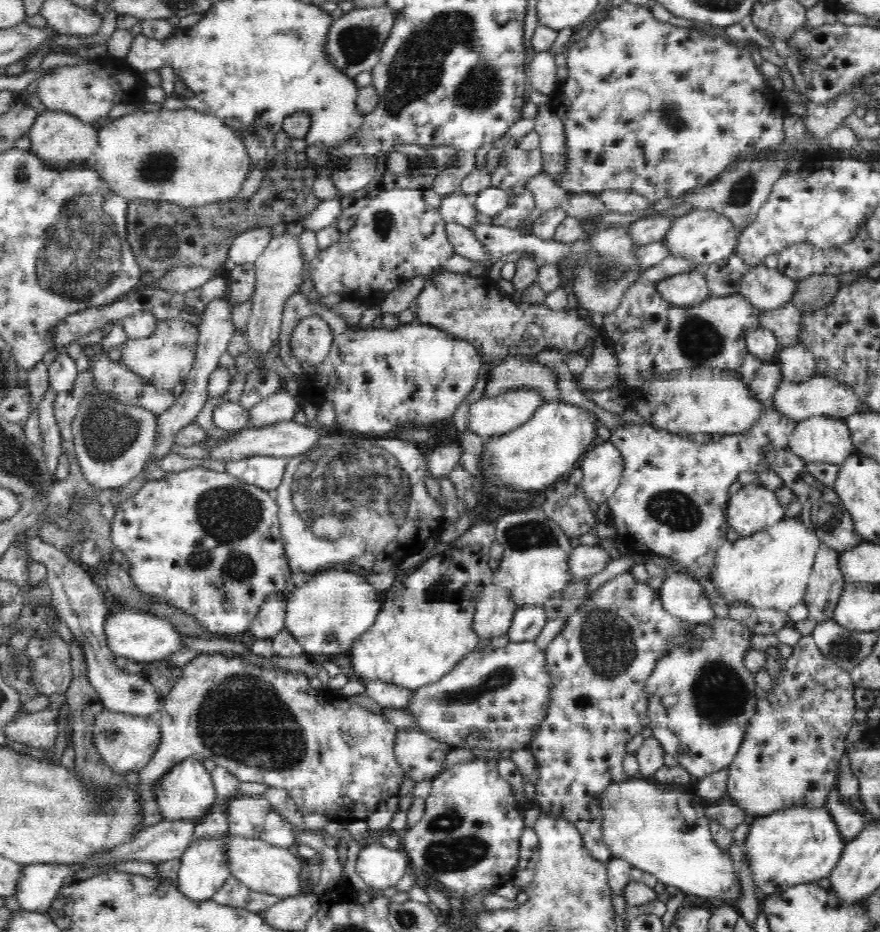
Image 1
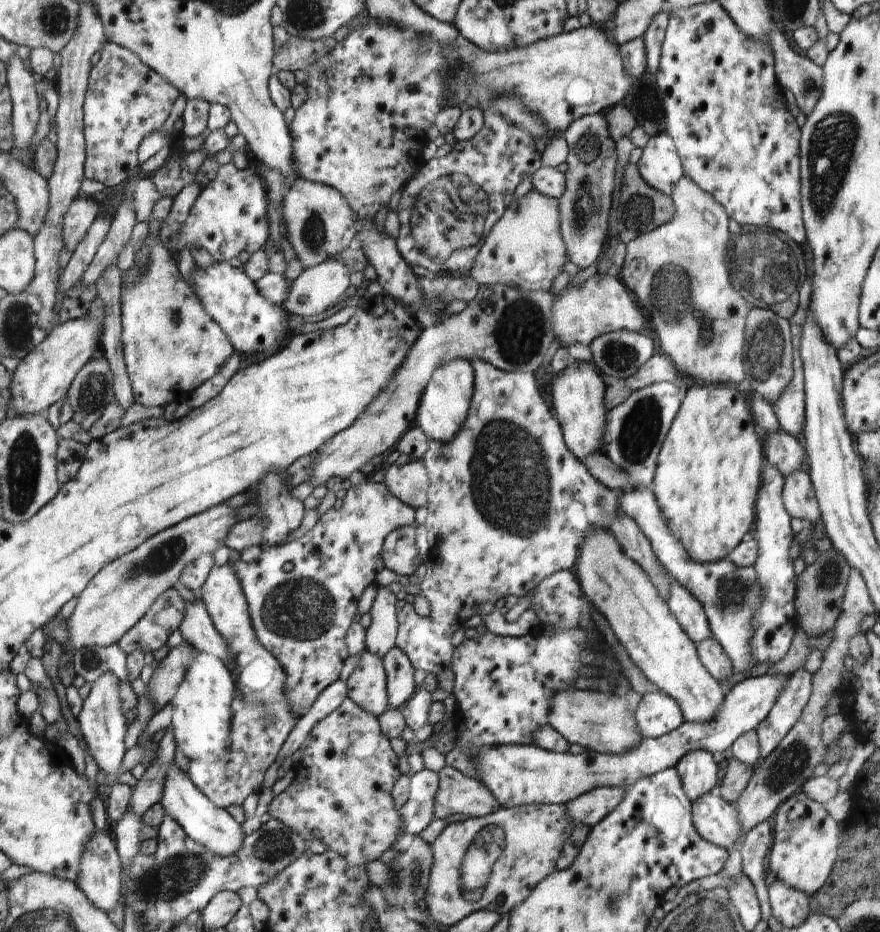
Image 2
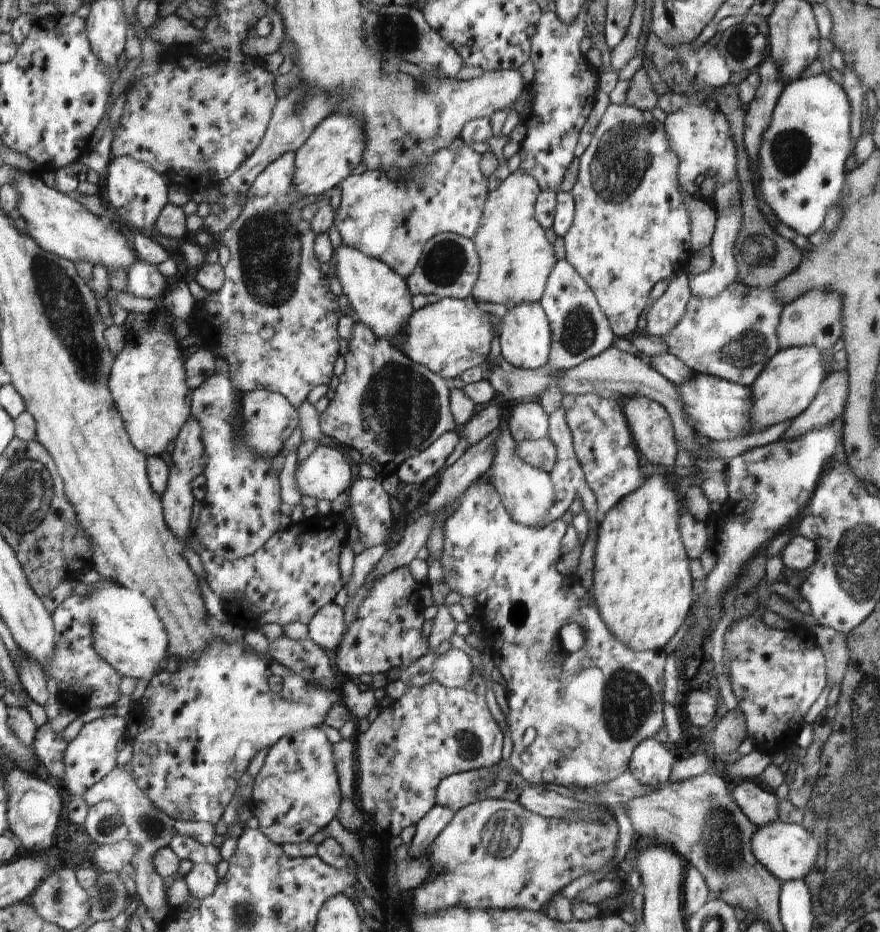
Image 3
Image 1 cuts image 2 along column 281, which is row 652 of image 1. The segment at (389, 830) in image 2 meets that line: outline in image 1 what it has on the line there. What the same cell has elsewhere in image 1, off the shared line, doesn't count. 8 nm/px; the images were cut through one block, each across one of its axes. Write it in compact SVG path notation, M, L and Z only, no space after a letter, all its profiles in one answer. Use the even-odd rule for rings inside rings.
M812 634L802 635L792 647L794 652L781 665L782 678L773 679L772 691L758 695L756 715L749 724L740 750L728 767L728 797L735 807L746 810L748 816L768 816L790 808L823 808L838 776L840 757L847 752L846 737L856 720L856 686L850 673L832 665L819 652Z

